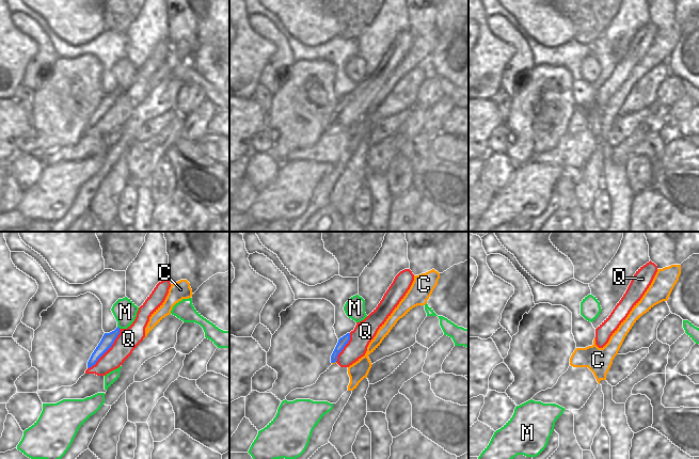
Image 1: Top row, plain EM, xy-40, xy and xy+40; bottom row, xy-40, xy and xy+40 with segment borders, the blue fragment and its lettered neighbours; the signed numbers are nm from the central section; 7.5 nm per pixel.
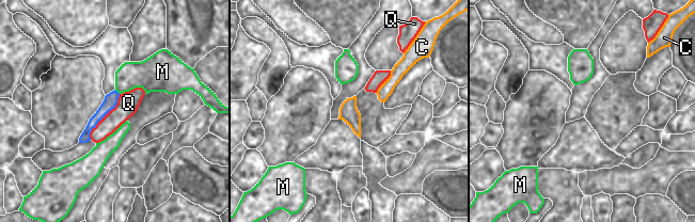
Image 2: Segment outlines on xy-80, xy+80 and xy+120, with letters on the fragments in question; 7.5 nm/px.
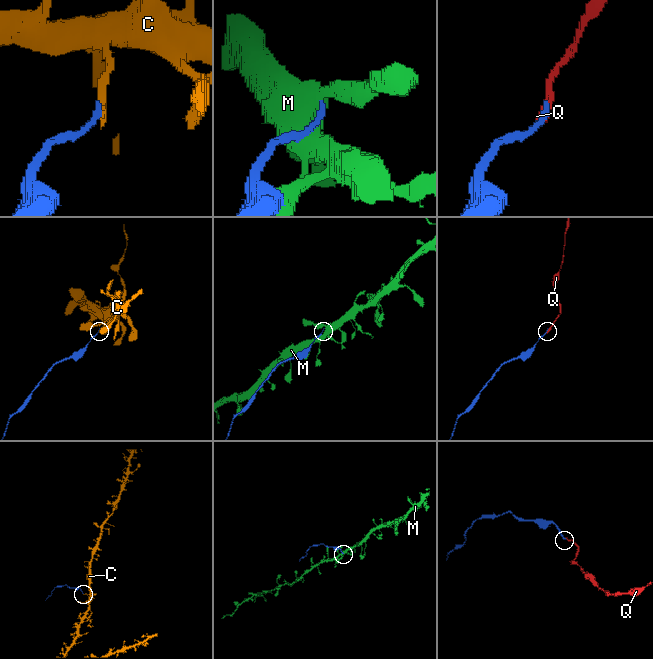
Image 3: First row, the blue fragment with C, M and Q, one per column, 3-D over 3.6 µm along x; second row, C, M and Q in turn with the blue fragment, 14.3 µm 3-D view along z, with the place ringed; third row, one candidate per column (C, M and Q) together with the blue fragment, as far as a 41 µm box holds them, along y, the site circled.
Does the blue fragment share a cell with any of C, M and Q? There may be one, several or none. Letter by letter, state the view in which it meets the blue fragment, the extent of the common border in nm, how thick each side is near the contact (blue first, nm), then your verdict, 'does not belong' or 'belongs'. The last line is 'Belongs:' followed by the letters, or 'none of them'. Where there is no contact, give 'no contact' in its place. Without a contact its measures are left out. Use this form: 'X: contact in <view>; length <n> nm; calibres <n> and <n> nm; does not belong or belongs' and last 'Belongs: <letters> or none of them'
C: contact in xy; length 40 nm; calibres 70 and 20 nm; does not belong
M: no contact; does not belong
Q: contact in xy-40; length 380 nm; calibres 90 and 160 nm; belongs
Belongs: Q

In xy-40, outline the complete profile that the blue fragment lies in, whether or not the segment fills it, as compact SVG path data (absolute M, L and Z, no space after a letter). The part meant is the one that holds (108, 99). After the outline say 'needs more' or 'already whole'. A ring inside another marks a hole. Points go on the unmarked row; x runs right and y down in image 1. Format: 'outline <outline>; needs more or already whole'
outline M169 41L159 43L139 68L134 82L127 90L117 88L114 92L104 95L88 123L85 134L106 137L118 129L130 117L145 98L149 78L162 66L170 48Z; needs more

